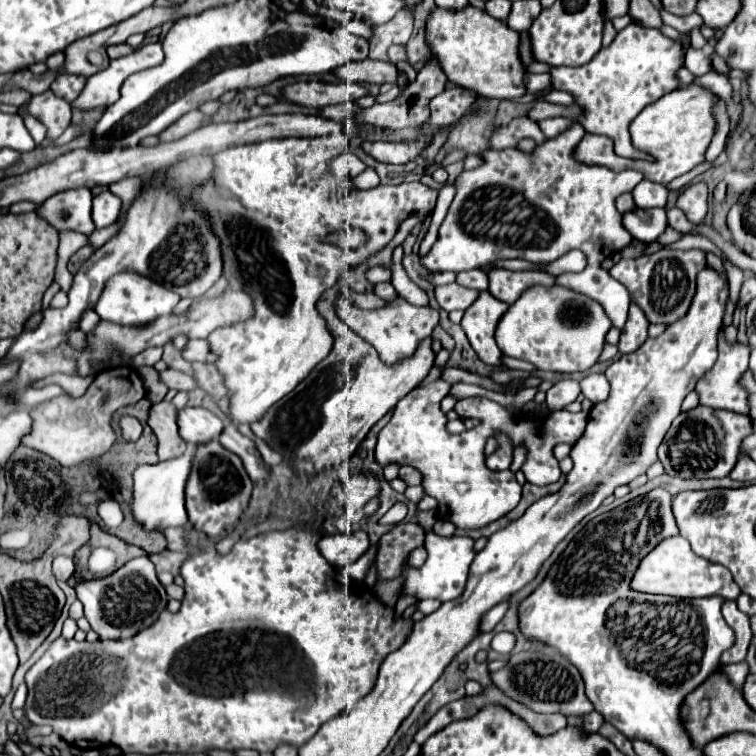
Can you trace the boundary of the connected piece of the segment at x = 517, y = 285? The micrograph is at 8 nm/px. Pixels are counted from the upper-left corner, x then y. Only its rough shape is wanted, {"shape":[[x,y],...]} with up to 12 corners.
{"shape":[[491,268],[489,292],[513,304],[529,286],[553,286],[547,272]]}

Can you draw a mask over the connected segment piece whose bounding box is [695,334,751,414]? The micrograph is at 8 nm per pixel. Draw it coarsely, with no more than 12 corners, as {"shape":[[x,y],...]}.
{"shape":[[727,344],[695,388],[701,404],[743,414],[749,346]]}

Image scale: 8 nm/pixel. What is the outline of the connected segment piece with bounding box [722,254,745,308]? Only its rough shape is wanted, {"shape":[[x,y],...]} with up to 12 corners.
{"shape":[[722,255],[729,280],[730,300],[736,308],[744,273]]}

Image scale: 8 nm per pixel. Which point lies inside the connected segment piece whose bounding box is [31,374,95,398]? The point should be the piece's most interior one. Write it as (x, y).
(75, 386)

